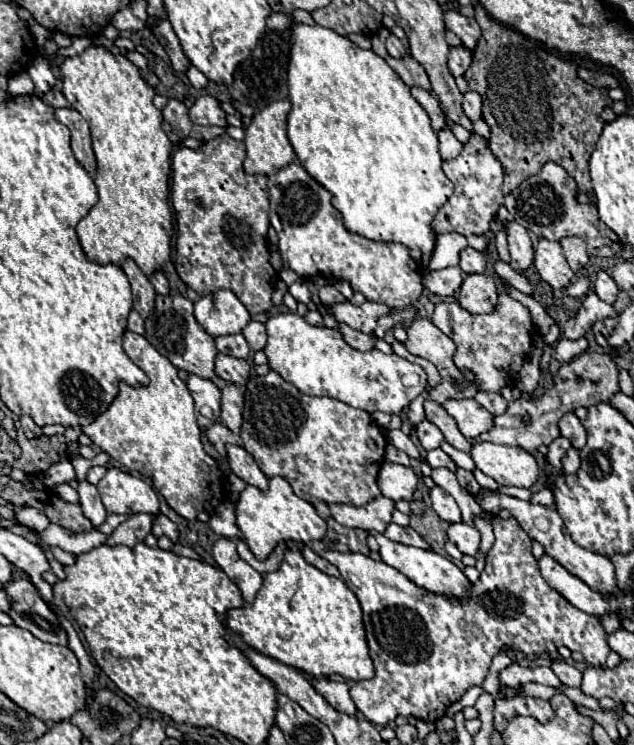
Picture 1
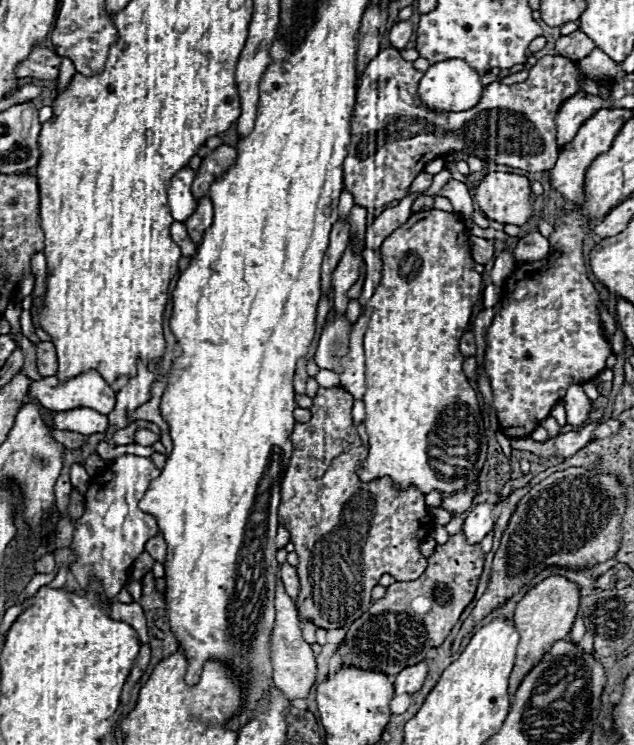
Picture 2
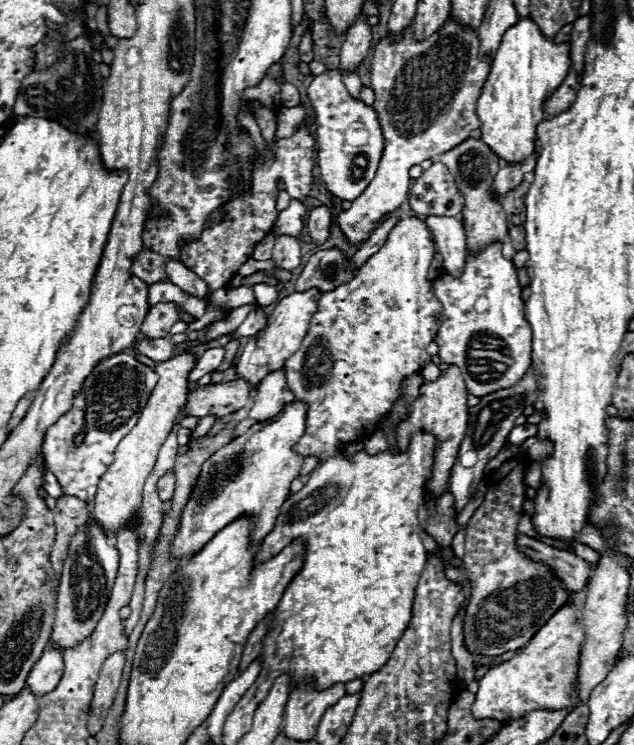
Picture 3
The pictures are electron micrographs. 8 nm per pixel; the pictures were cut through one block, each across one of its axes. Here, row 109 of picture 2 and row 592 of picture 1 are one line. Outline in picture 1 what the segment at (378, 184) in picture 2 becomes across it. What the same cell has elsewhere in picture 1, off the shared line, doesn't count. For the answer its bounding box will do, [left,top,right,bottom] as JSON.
[320,516,610,726]

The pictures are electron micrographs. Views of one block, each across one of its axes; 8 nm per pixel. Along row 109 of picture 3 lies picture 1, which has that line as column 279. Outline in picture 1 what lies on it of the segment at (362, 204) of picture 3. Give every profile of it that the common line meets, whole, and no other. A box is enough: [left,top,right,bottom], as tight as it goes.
[240,372,388,506]

